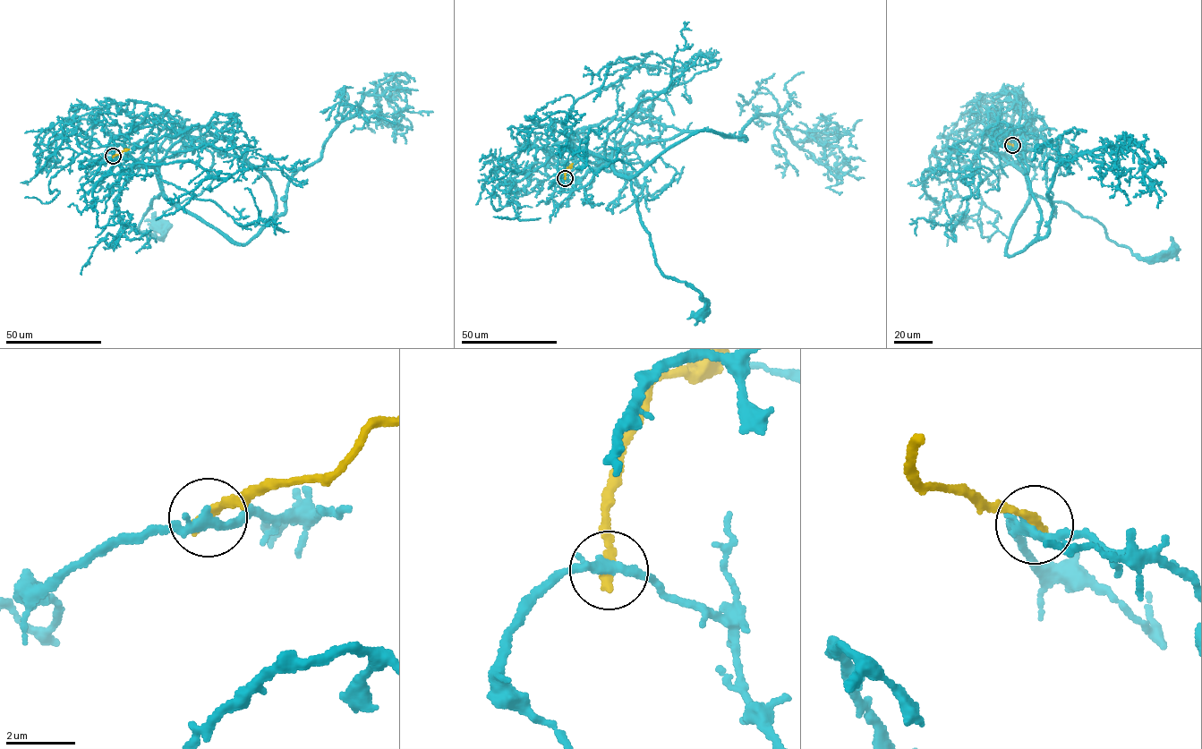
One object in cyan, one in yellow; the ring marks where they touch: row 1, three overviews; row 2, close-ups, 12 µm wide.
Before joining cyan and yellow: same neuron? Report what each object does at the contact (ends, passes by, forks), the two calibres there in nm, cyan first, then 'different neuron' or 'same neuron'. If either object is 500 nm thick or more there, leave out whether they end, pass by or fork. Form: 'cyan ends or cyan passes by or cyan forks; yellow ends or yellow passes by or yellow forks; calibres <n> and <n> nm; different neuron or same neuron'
cyan passes by; yellow ends; calibres 280 and 360 nm; different neuron

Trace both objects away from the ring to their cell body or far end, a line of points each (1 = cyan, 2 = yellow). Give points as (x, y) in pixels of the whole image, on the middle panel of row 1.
1: (565, 178), (579, 189), (608, 164), (630, 180), (660, 271), (702, 293), (702, 313)
2: (565, 178), (572, 163)

